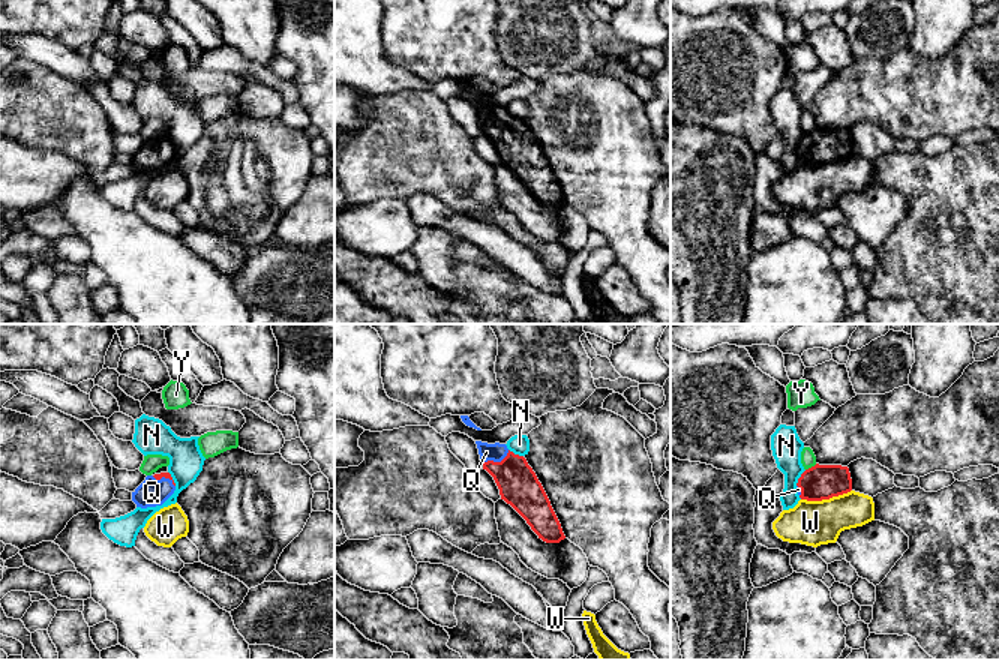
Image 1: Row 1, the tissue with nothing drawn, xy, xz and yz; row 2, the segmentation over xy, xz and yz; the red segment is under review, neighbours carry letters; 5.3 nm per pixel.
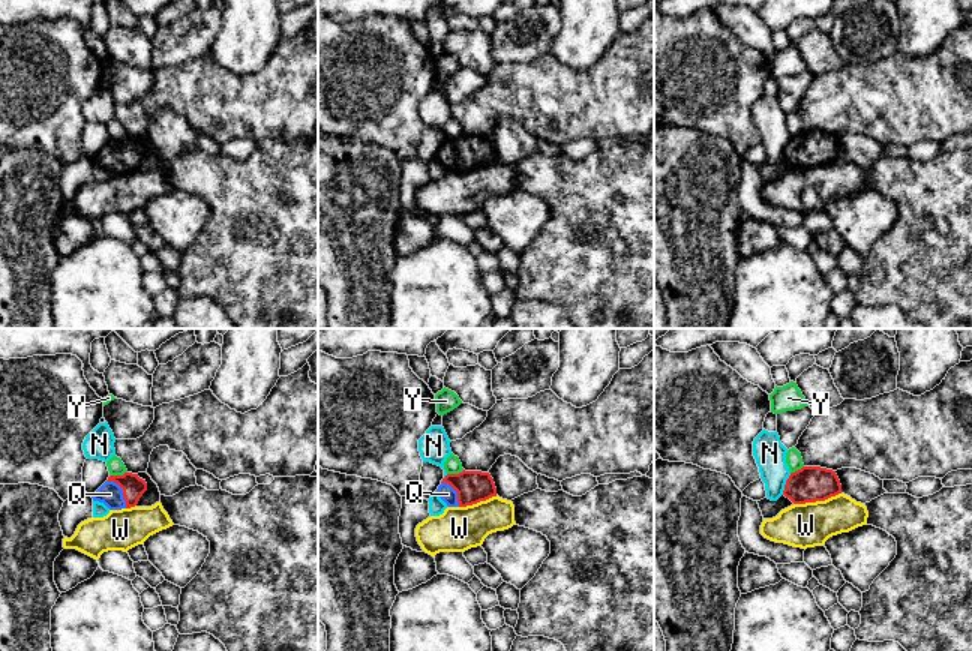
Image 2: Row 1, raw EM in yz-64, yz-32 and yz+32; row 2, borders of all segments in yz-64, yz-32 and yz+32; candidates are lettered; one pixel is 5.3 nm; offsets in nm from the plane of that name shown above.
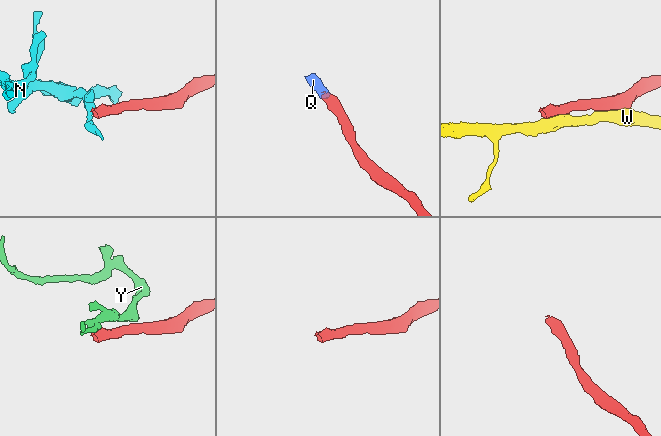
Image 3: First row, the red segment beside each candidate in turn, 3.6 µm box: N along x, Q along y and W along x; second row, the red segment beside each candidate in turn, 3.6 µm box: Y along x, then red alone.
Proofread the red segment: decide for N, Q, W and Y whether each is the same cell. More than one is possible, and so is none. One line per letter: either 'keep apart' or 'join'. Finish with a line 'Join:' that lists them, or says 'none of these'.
N: keep apart
Q: join
W: keep apart
Y: keep apart
Join: Q

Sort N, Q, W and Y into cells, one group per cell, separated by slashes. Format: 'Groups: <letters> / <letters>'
Groups: N / Q / W / Y

